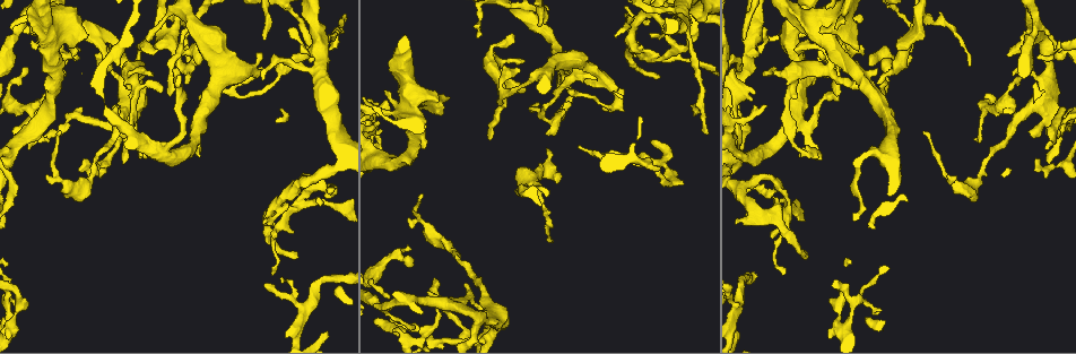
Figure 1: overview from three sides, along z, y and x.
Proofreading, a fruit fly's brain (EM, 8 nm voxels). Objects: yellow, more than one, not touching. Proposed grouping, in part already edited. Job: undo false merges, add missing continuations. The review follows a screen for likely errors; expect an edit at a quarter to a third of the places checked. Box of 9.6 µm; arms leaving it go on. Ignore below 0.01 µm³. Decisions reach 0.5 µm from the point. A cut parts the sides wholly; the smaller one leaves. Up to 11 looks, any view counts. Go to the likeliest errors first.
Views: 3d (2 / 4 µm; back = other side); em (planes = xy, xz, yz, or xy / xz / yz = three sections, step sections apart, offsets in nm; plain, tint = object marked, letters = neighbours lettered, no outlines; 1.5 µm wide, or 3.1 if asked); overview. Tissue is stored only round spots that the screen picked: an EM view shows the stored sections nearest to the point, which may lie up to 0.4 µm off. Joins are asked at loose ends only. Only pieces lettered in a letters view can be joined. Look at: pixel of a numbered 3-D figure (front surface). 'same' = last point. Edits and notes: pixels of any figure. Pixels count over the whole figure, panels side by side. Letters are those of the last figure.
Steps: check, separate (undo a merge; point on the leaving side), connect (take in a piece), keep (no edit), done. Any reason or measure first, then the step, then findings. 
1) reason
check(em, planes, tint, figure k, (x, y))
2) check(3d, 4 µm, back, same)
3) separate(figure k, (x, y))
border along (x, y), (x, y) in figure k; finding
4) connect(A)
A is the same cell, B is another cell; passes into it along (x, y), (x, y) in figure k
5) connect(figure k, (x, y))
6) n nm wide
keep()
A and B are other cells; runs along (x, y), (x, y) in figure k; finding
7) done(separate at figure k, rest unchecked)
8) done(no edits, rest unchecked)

long arm stops here
check(em, planes, letters, figure 1, (580, 145))

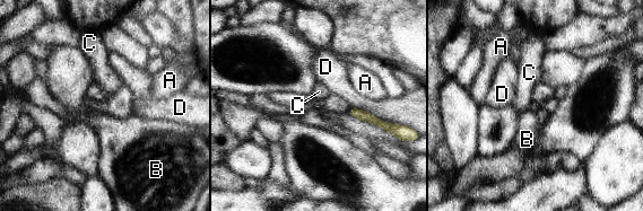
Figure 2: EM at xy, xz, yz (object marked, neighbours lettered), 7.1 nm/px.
70 nm wide
keep()
A, B, C and D are other cells; border along (394, 123), (409, 125), (419, 135) in figure 2; none of them fits

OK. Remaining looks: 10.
thin end
check(em, planes, letters, figure 1, (80, 170))

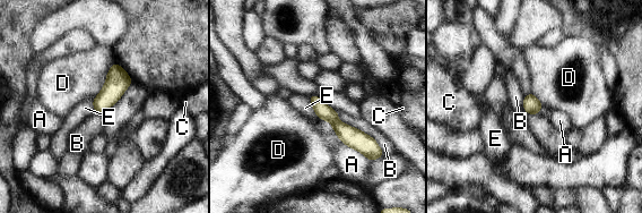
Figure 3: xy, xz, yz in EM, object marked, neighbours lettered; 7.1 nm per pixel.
keep()
A, B, C, D and E are other cells; border along (92, 100), (95, 111) in figure 3; none of them fits

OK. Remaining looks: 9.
branch stops here
check(em, xz, step 4, letters, figure 1, (523, 62))

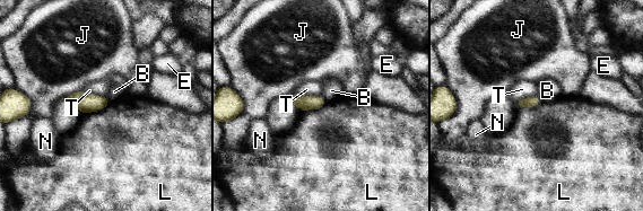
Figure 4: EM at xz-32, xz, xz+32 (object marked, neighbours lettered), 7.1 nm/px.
L touches over 200 nm
keep()
B, E, J, L, N and T are other cells; border along (327, 104), (316, 108), (301, 111) in figure 4; none of them fits

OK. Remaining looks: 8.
calibre changes
check(em, planes, letters, figure 1, (117, 120))

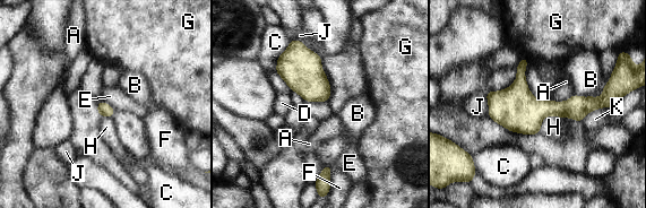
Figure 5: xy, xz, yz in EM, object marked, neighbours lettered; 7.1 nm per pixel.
90 nm wide
keep()
A, B, C, D, E, F, G, H, J and K are other cells; continuous, no second neuron

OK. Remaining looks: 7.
done(no edits, rest unchecked)

